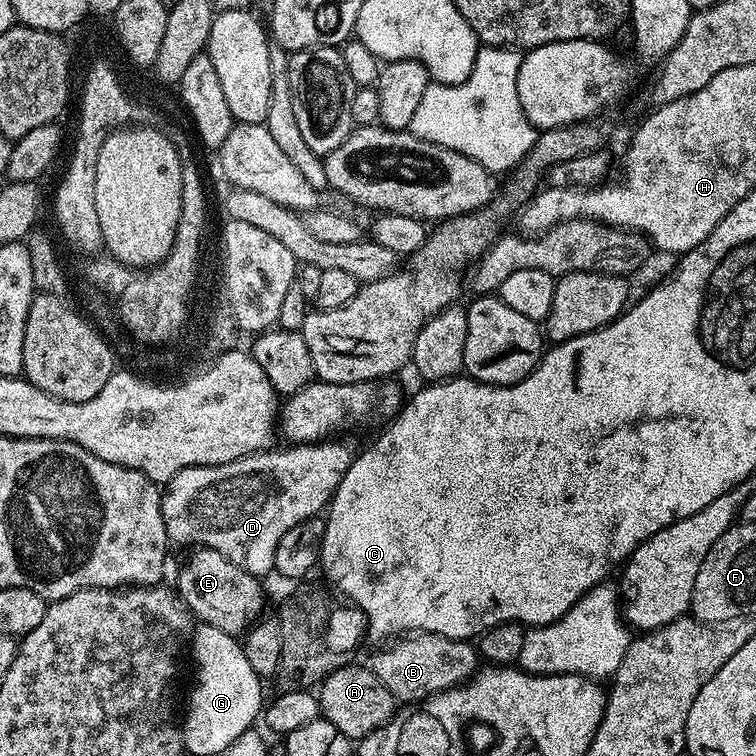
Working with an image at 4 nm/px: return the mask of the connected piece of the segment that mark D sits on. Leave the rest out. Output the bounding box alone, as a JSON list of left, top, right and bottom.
[160,438,354,578]

